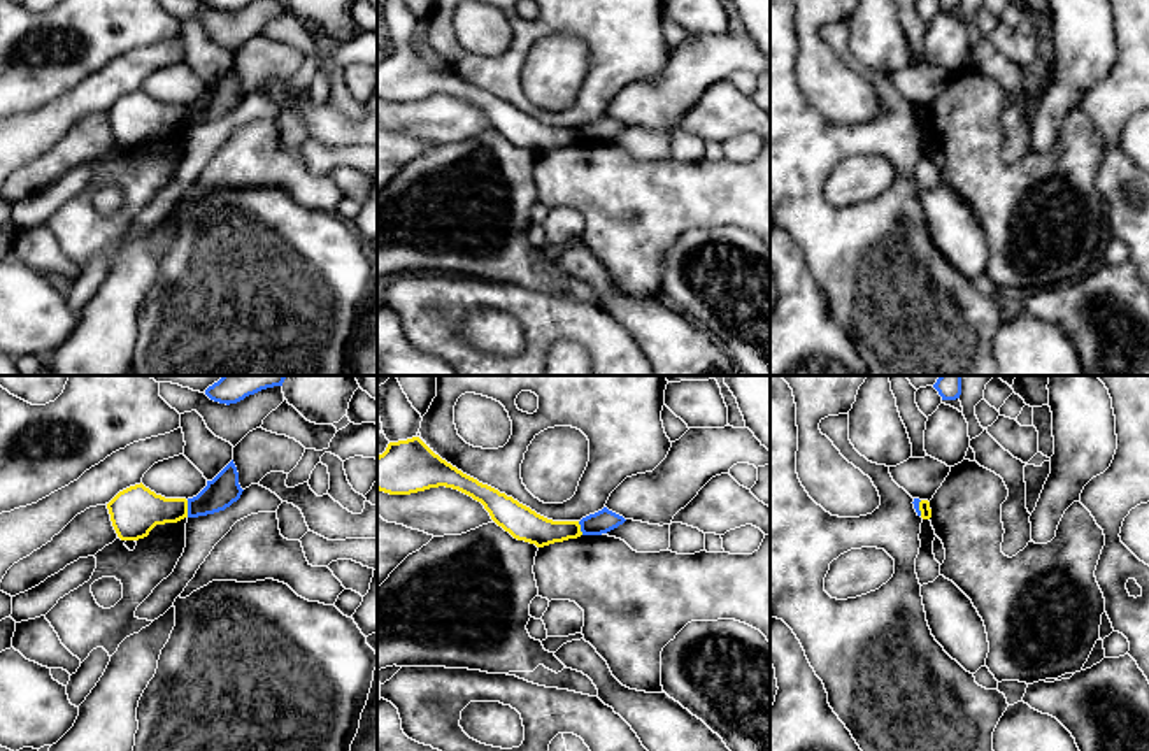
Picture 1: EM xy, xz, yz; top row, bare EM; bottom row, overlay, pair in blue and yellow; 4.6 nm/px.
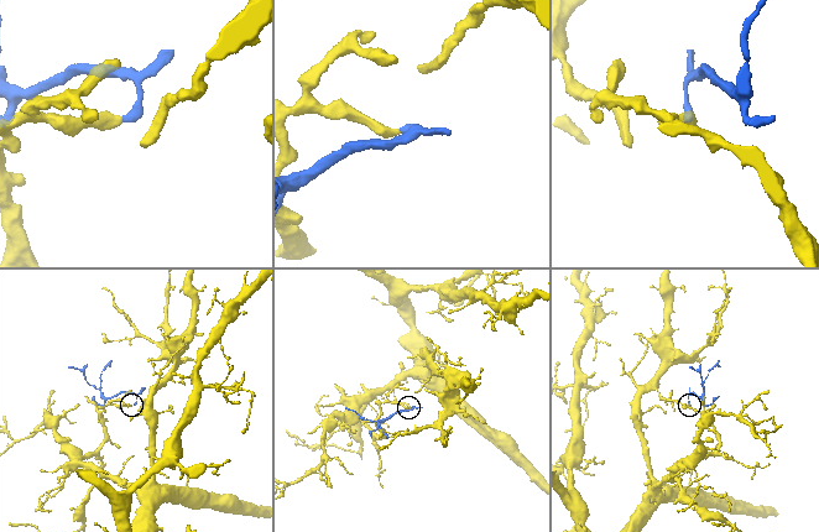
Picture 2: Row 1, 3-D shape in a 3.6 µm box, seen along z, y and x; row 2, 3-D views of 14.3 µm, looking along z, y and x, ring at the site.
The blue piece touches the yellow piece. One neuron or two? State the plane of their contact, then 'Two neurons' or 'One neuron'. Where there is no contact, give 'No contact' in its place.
Touches blue in xy. Two neurons

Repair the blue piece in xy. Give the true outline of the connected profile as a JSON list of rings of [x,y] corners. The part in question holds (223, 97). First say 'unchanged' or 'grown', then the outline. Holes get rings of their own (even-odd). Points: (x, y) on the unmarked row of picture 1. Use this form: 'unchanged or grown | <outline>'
unchanged | [[[233,67],[193,105],[188,105],[188,125],[225,118],[242,102]]]

